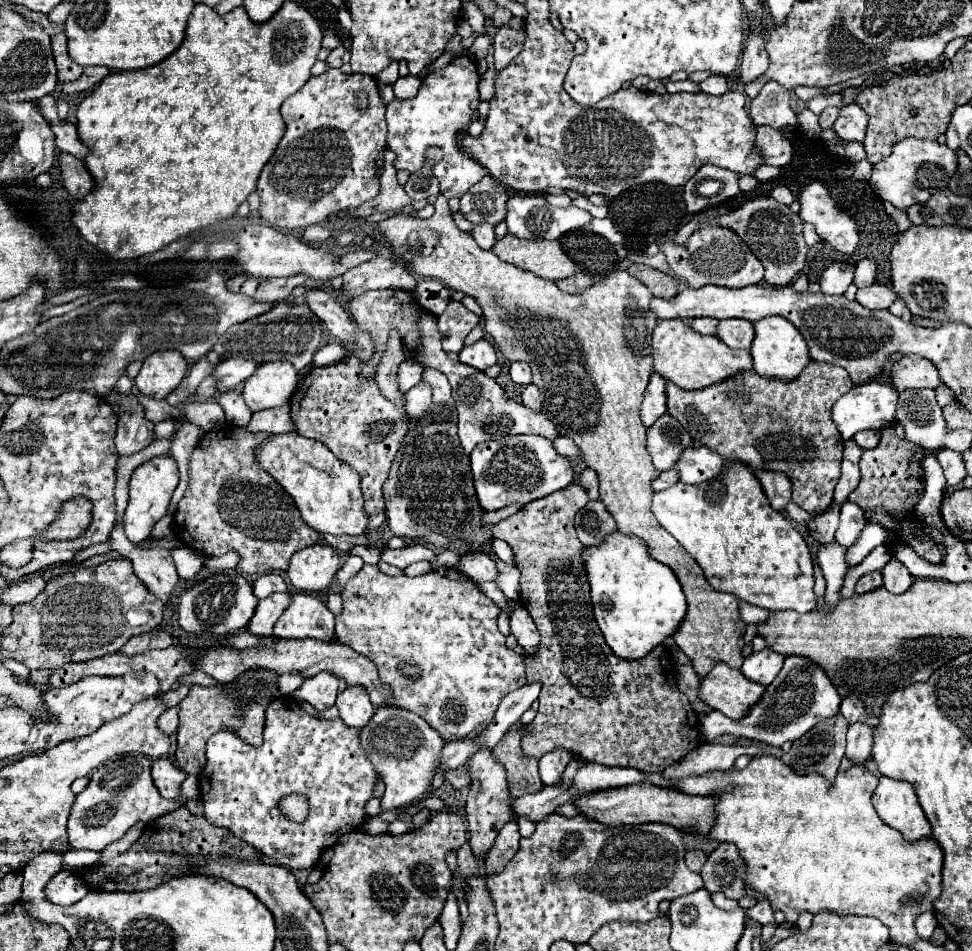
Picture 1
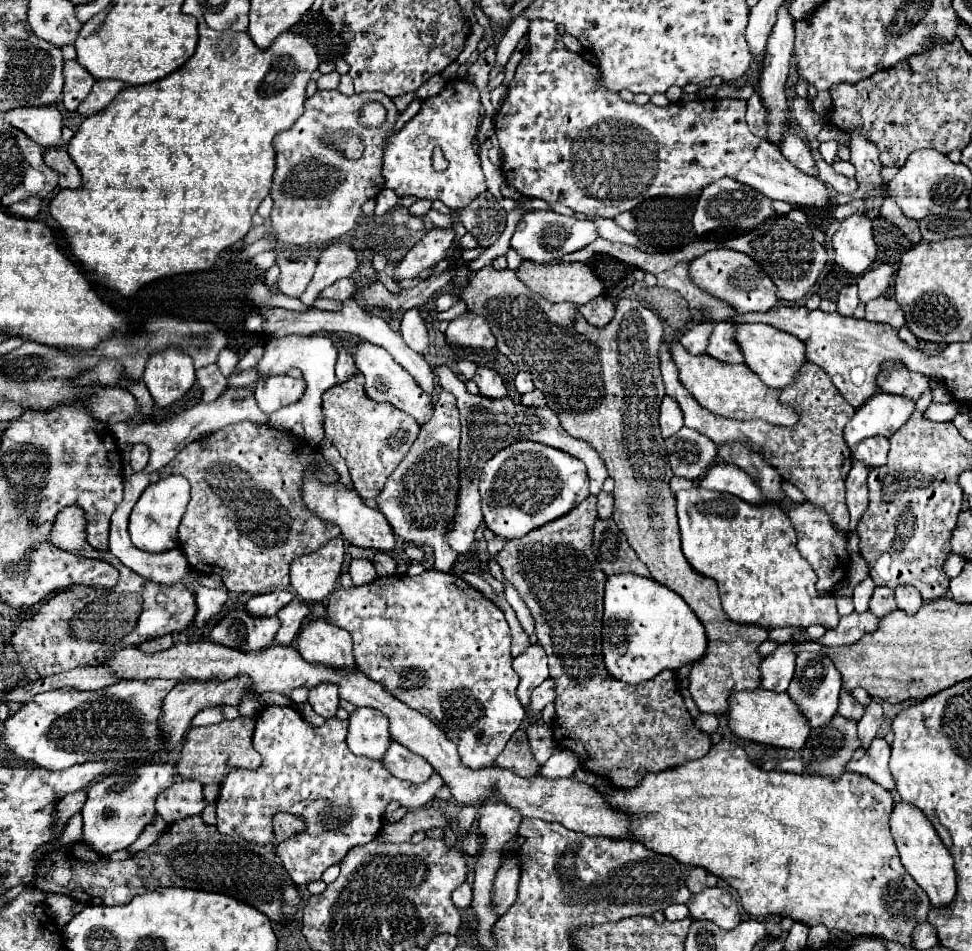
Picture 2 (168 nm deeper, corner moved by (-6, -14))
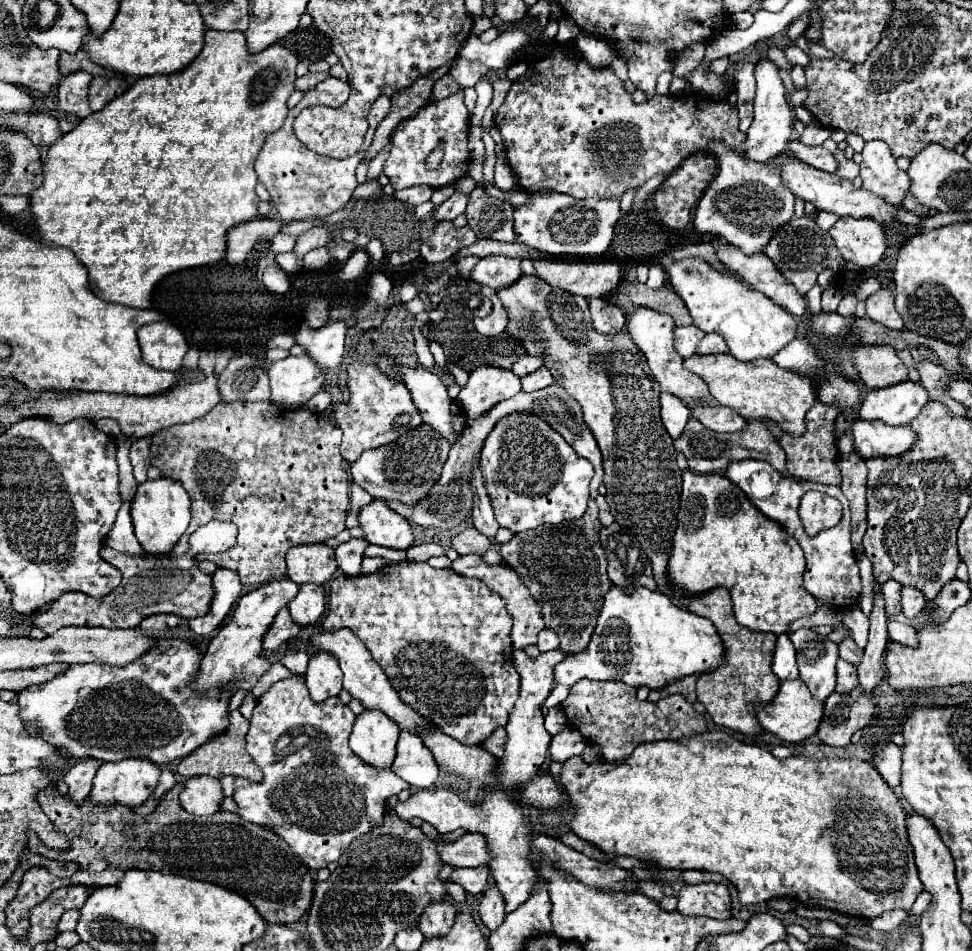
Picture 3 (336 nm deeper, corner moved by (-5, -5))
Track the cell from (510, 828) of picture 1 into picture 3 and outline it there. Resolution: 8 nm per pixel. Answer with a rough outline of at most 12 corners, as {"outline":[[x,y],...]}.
{"outline":[[495,883],[481,895],[479,917],[489,931],[505,919]]}

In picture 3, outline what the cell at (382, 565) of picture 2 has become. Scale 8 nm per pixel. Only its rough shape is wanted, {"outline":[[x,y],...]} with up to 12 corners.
{"outline":[[351,539],[335,549],[345,575],[361,574],[365,539]]}

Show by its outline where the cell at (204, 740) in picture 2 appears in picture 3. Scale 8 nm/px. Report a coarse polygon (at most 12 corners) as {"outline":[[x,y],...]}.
{"outline":[[229,713],[229,731],[183,757],[183,777],[239,775],[261,781],[245,749],[249,721]]}

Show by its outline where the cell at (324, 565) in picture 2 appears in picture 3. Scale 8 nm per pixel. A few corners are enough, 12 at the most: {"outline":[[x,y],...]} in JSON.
{"outline":[[333,547],[287,551],[287,575],[297,585],[325,585],[337,571]]}

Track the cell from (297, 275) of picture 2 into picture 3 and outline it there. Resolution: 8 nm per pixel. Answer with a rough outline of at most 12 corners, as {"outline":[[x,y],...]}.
{"outline":[[313,227],[297,237],[295,257],[327,245],[329,227]]}

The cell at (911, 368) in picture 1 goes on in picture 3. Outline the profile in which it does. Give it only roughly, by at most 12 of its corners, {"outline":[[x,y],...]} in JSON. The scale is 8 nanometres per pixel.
{"outline":[[859,345],[853,361],[867,389],[909,379],[889,345]]}

